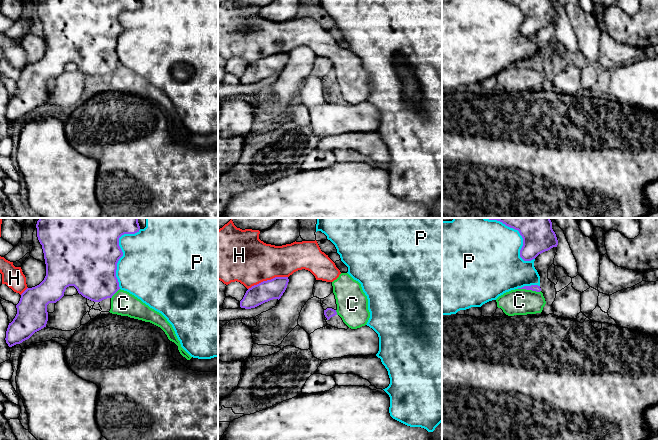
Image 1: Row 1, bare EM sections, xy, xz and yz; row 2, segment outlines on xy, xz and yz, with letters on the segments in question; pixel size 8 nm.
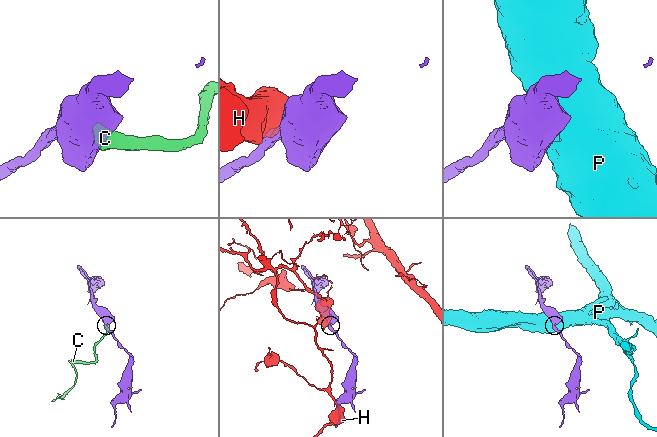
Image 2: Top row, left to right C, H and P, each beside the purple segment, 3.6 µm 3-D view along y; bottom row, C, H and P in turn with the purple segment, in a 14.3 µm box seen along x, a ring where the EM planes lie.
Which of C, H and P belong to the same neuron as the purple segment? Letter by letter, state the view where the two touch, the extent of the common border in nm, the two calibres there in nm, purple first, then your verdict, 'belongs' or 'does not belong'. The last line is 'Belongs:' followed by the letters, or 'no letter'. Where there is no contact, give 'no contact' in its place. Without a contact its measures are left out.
C: meets purple in yz; contact 190 nm long; 50 nm thick on the purple side, 200 nm on the other; does not belong
H: meets purple in xz; contact 340 nm long; 160 nm thick on the purple side, 380 nm on the other; does not belong
P: meets purple in xy; contact 500 nm long; 460 nm thick on the purple side, 480 nm on the other; does not belong
Belongs: no letter

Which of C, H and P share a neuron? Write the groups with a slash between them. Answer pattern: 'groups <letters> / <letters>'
groups C H / P

